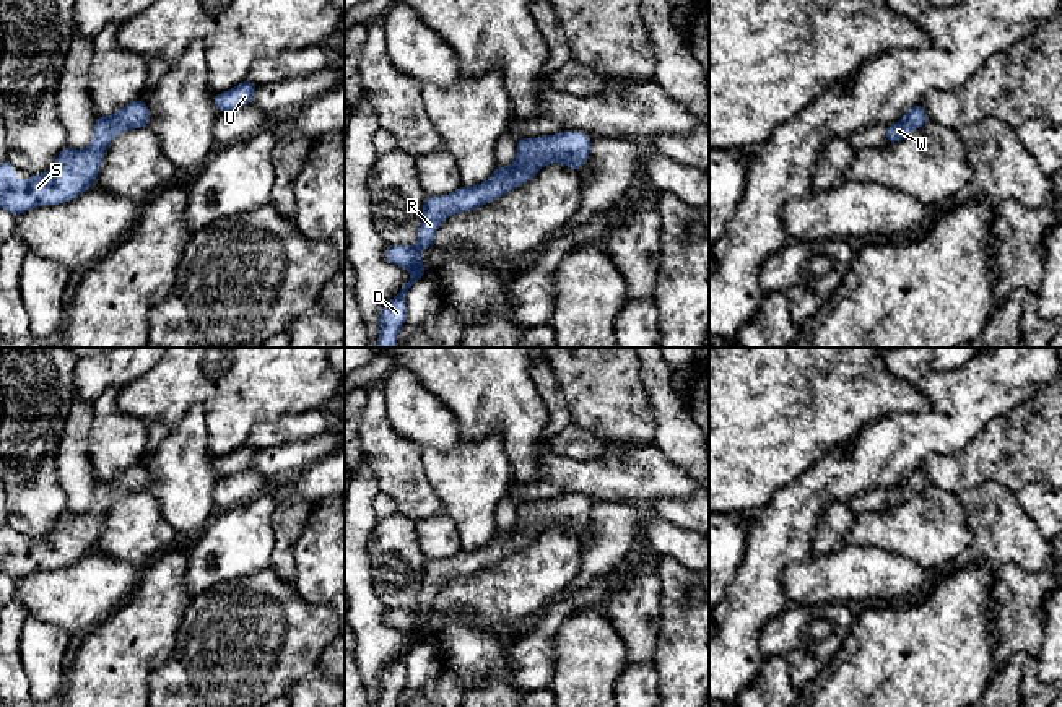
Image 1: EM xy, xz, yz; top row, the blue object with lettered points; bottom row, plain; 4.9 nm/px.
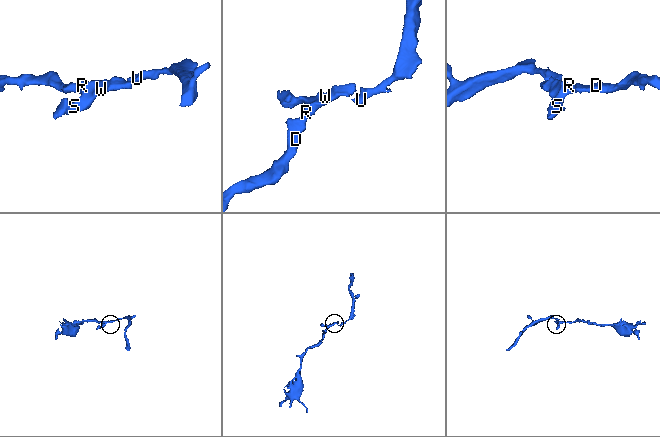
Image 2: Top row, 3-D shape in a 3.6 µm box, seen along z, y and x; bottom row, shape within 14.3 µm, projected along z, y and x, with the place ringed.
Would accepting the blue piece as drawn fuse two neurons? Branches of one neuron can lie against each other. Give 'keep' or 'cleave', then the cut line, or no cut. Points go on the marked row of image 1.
keep; no cut

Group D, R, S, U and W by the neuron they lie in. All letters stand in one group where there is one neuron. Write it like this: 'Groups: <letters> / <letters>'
Groups: D R S U W

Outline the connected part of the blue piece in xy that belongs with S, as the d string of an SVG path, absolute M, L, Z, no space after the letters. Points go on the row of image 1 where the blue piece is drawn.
M135 99L111 117L96 114L94 138L85 150L63 146L54 167L46 174L33 174L29 180L15 179L15 166L0 163L0 206L18 216L42 205L59 205L81 195L96 184L109 143L125 130L145 128L151 111Z

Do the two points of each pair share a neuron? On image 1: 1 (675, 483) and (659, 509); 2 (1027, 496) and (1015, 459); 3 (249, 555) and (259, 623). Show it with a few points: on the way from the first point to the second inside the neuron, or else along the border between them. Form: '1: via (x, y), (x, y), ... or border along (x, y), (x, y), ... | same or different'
1: border along (692, 493), (683, 498), (652, 498), (644, 504) | different
2: border along (1044, 481), (1031, 481), (1017, 494) | different
3: border along (269, 564), (248, 576), (217, 584) | different

